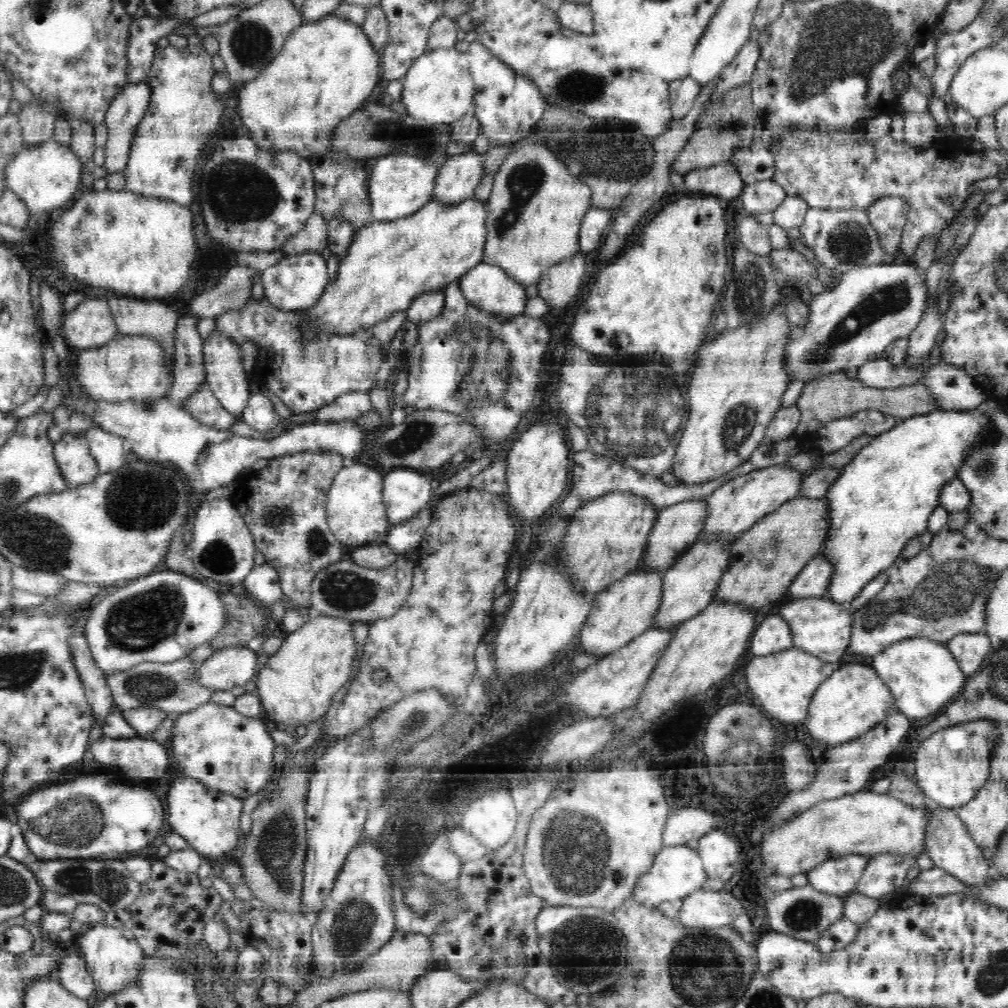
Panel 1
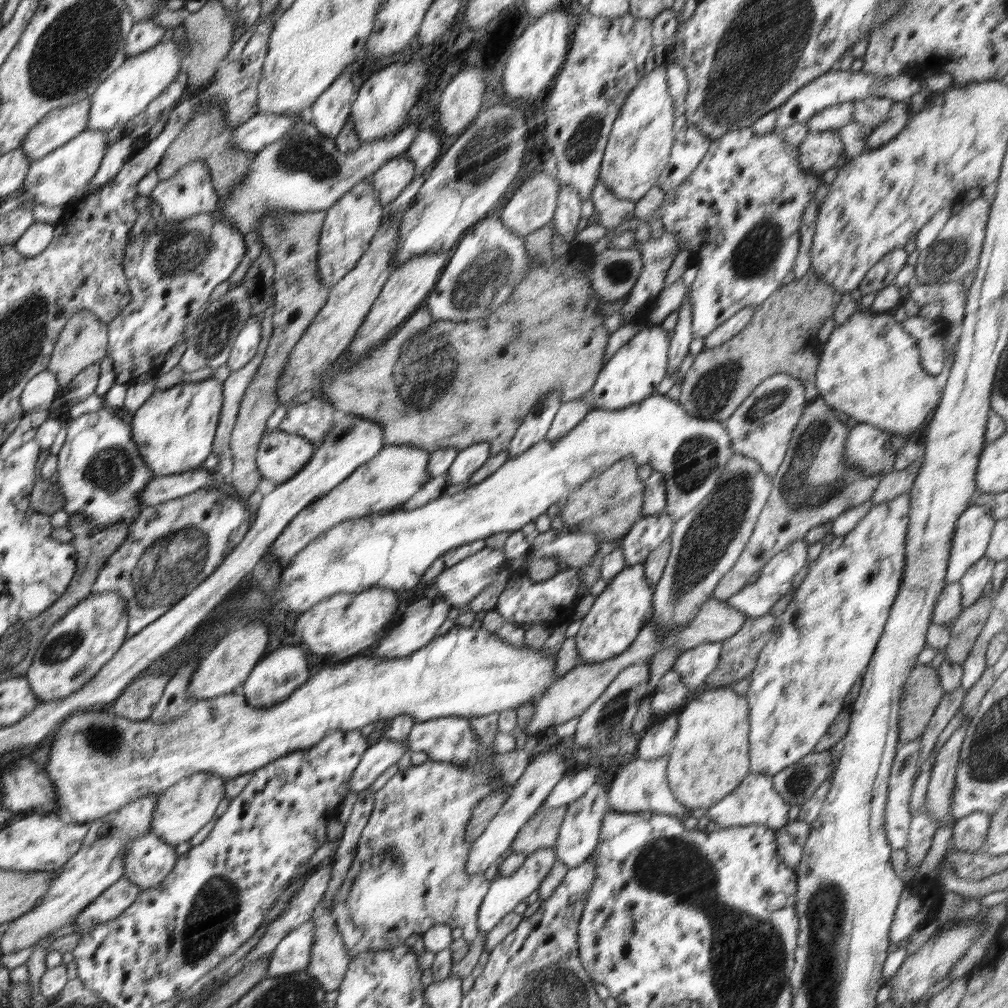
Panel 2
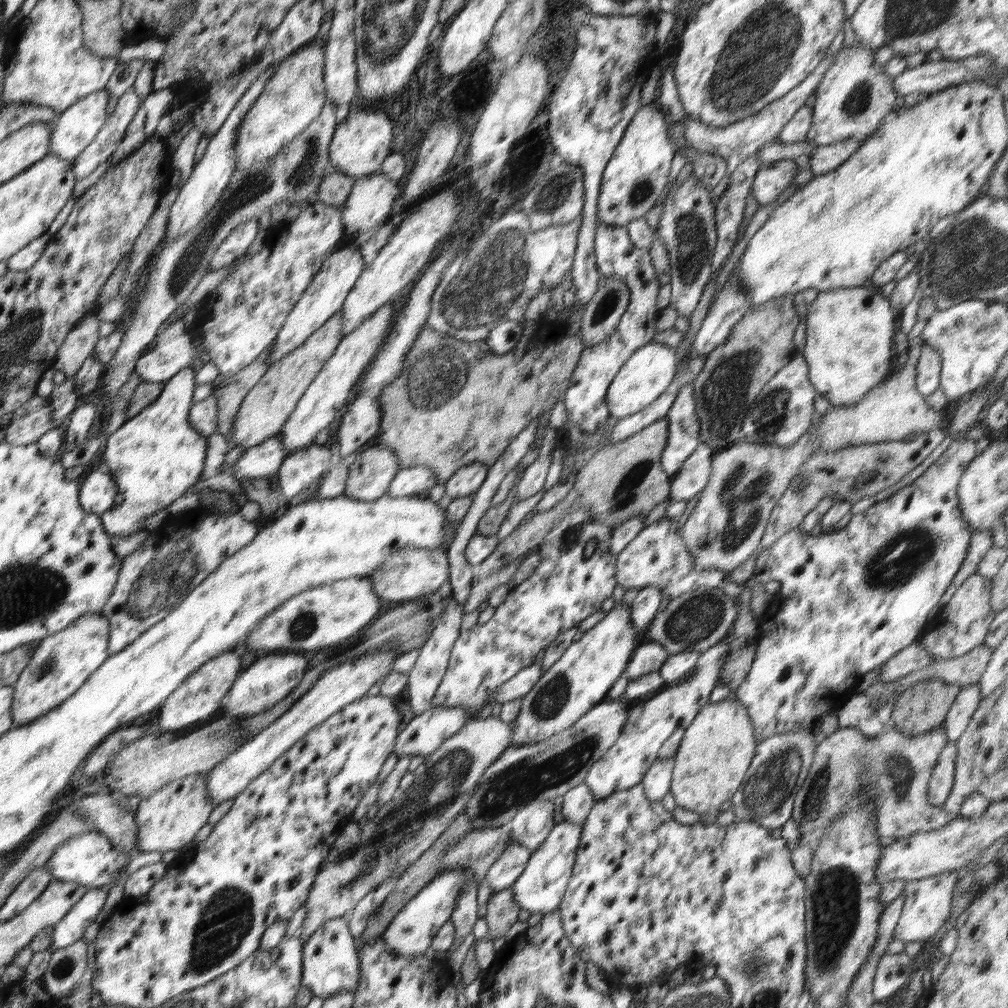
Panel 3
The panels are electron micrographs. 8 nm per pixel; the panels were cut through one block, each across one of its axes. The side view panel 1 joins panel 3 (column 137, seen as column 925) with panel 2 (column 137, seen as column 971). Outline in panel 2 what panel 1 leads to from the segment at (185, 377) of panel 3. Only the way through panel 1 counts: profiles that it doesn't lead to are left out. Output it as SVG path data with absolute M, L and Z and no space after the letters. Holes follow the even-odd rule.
M214 377L196 384L175 384L154 394L138 408L131 420L134 440L140 456L147 462L155 477L180 474L188 470L202 468L204 461L213 453L213 442L222 410L223 383Z

